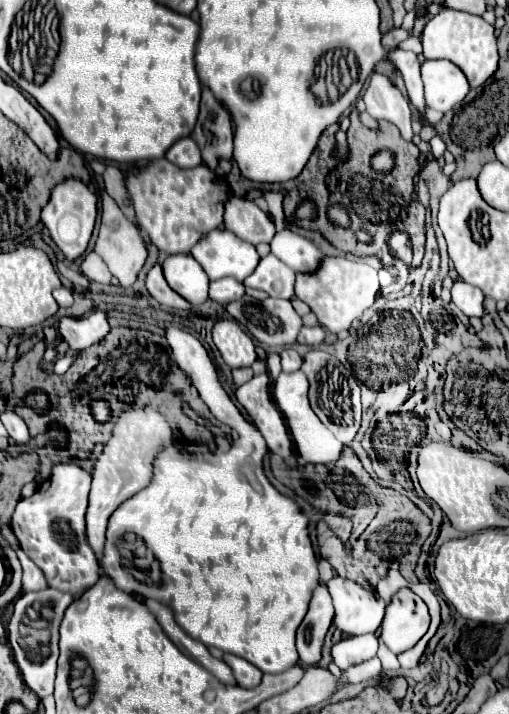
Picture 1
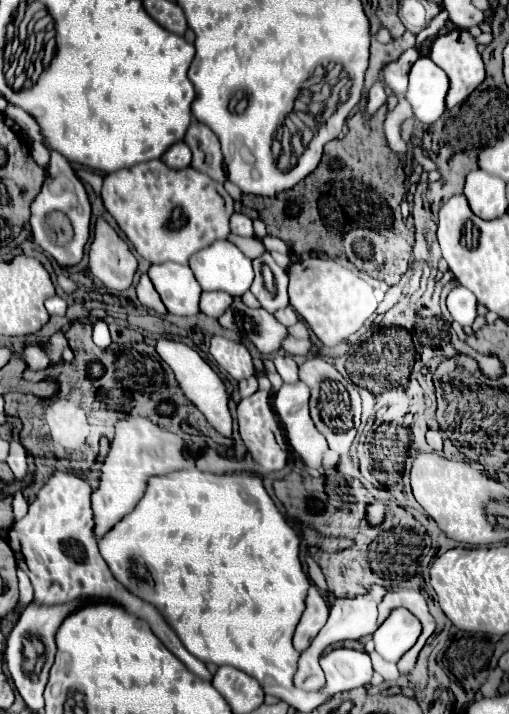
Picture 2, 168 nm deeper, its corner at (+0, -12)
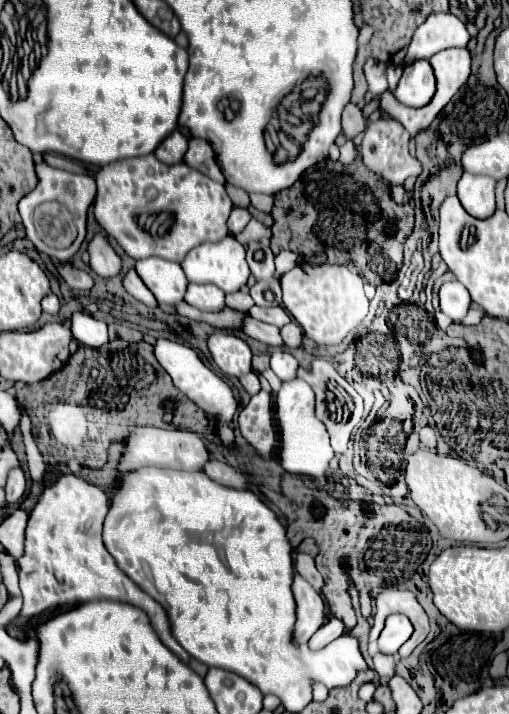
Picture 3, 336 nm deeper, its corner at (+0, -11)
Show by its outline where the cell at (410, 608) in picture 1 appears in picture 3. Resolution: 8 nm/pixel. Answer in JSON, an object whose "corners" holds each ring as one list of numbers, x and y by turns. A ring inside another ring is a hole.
{"corners":[[390,615,386,619,386,627,382,629,380,639,378,639,380,651,394,655,410,639,412,631,414,631,414,627,404,615]]}

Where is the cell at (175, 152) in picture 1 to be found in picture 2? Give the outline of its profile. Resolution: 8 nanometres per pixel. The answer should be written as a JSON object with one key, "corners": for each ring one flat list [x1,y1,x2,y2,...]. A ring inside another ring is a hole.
{"corners":[[178,142,174,144,164,156,162,156,162,162,168,164,170,168,174,170,182,170,182,168,188,168,190,162,192,162,192,152,188,152,188,146,184,142]]}

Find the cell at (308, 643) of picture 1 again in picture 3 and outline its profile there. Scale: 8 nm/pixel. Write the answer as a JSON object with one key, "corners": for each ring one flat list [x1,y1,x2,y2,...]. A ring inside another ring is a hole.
{"corners":[[298,573,292,581,292,593,296,601,296,627,294,627,294,641,308,643,308,639,318,631,326,617,326,605,320,593,312,589,312,585,302,579]]}

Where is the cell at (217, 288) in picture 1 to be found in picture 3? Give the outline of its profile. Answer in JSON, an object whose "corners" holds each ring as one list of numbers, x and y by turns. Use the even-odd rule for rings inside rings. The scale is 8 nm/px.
{"corners":[[188,283,184,301,200,311,222,311,224,305,224,291,220,291,216,285,200,285,200,283]]}

